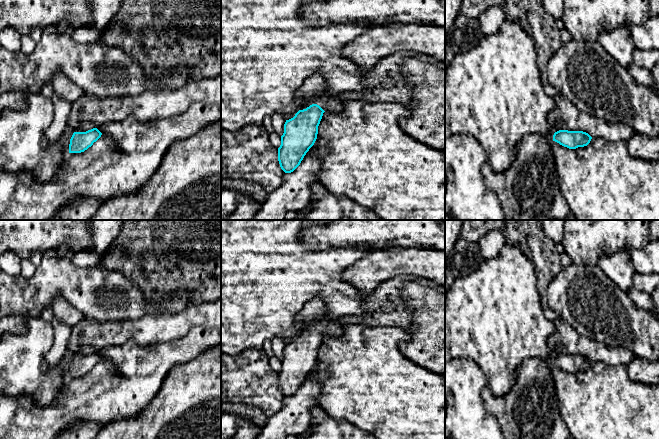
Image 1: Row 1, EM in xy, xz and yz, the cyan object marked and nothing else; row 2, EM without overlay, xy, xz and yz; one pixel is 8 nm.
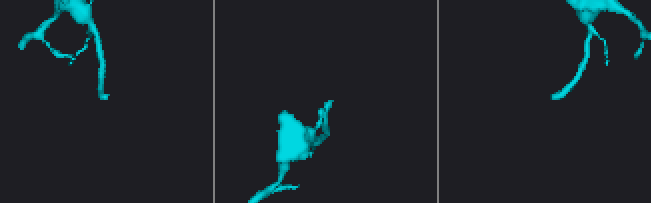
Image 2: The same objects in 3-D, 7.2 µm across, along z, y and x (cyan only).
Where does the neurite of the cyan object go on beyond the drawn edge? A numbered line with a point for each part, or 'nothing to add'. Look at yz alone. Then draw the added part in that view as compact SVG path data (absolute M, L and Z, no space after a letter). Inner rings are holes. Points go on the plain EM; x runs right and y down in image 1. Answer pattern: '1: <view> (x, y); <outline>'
1: yz (530, 410); M528 358L518 368L510 392L497 397L486 386L481 395L486 409L497 419L504 439L569 439L571 435L559 411L552 360Z

